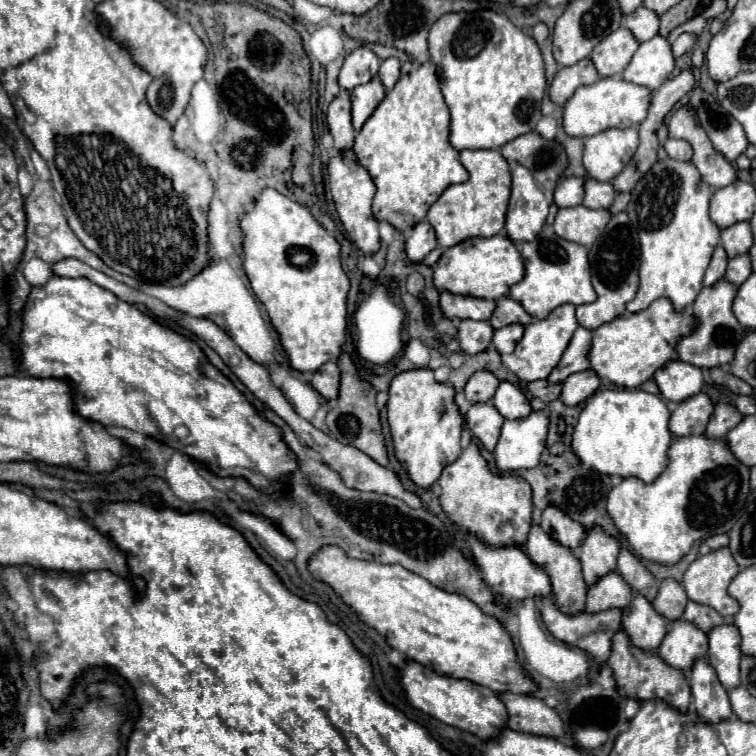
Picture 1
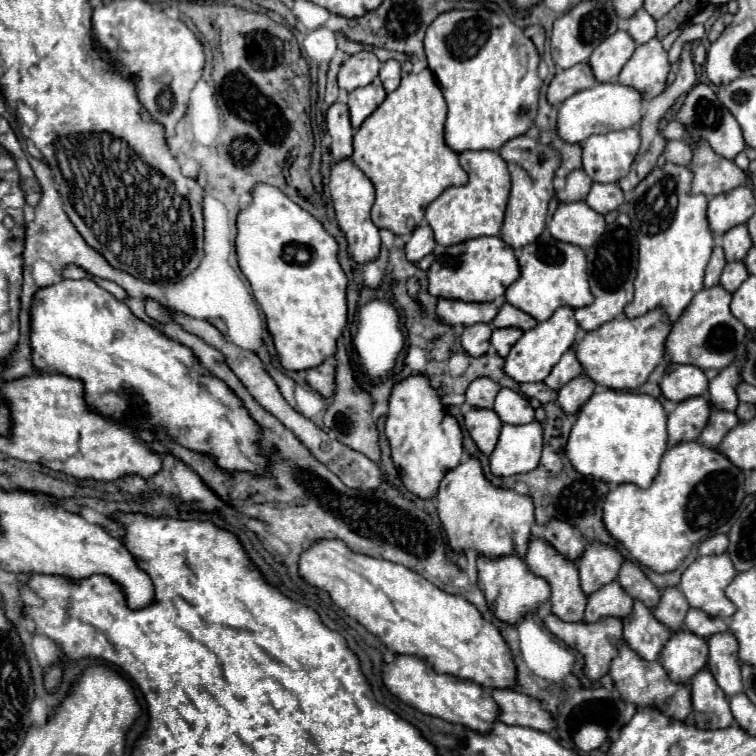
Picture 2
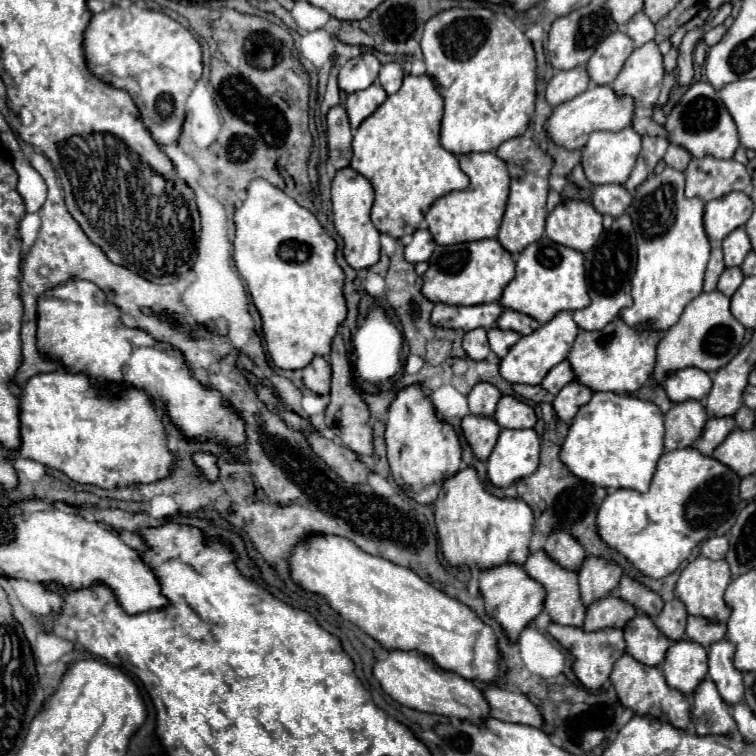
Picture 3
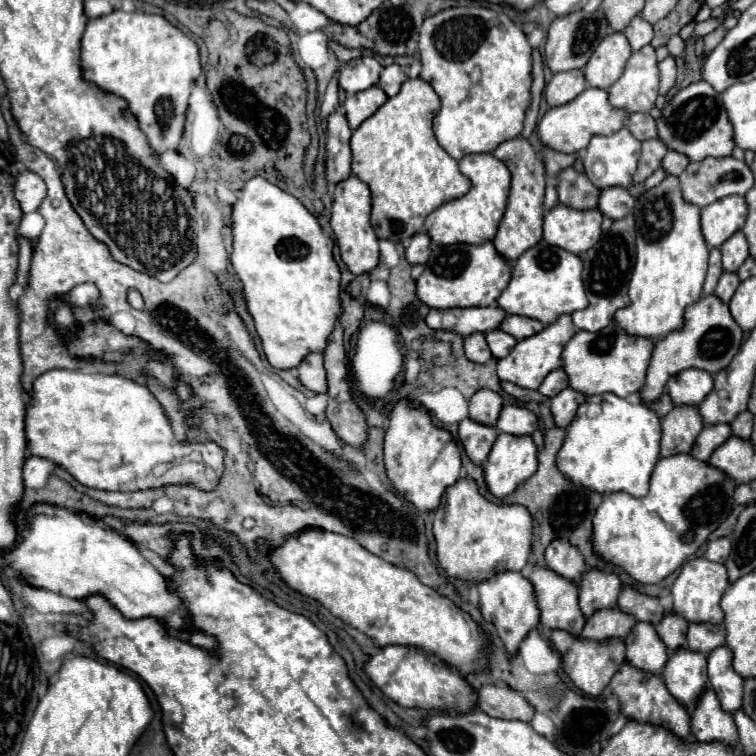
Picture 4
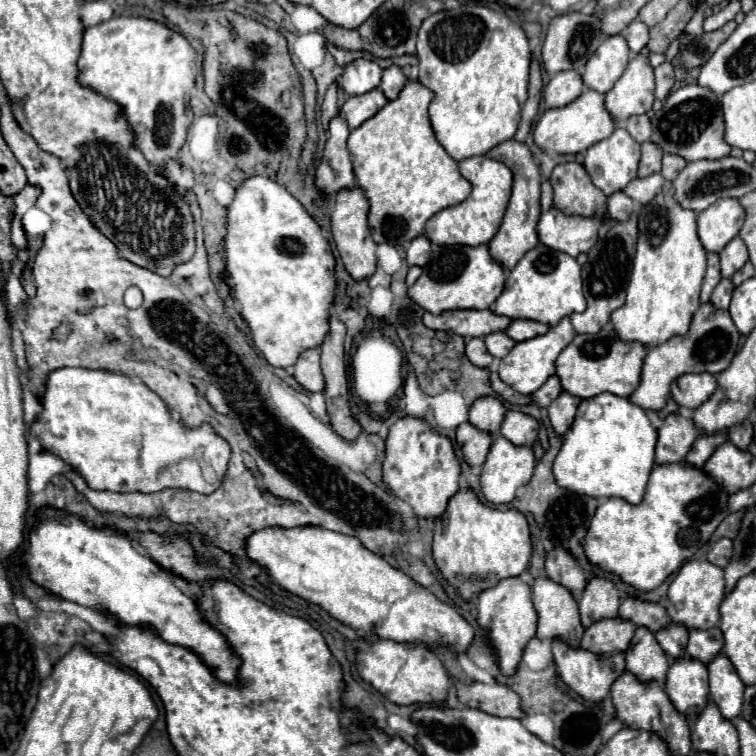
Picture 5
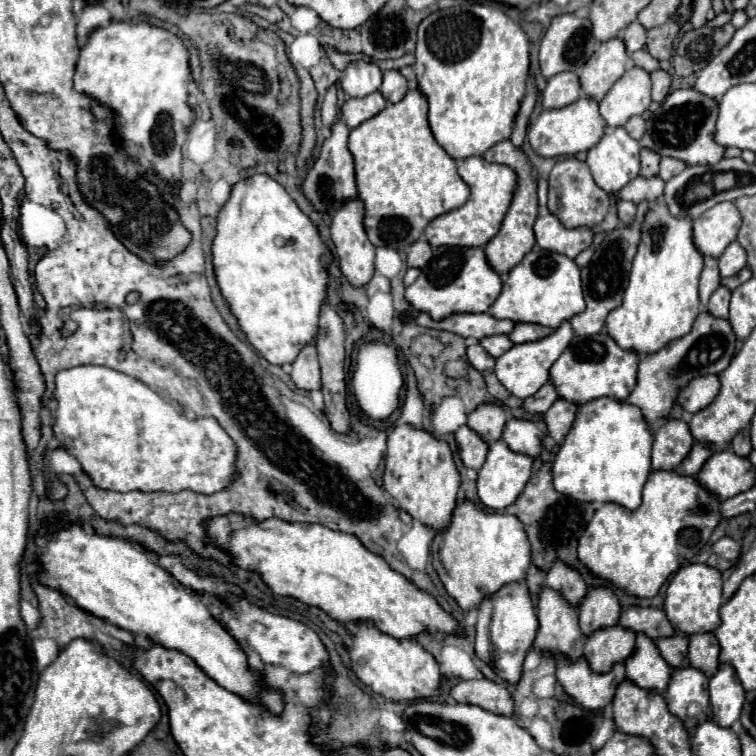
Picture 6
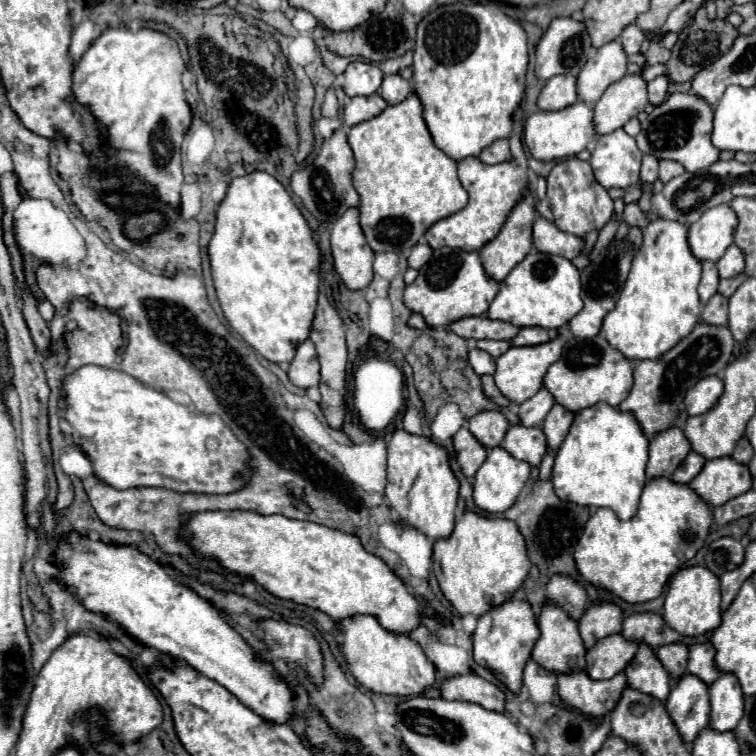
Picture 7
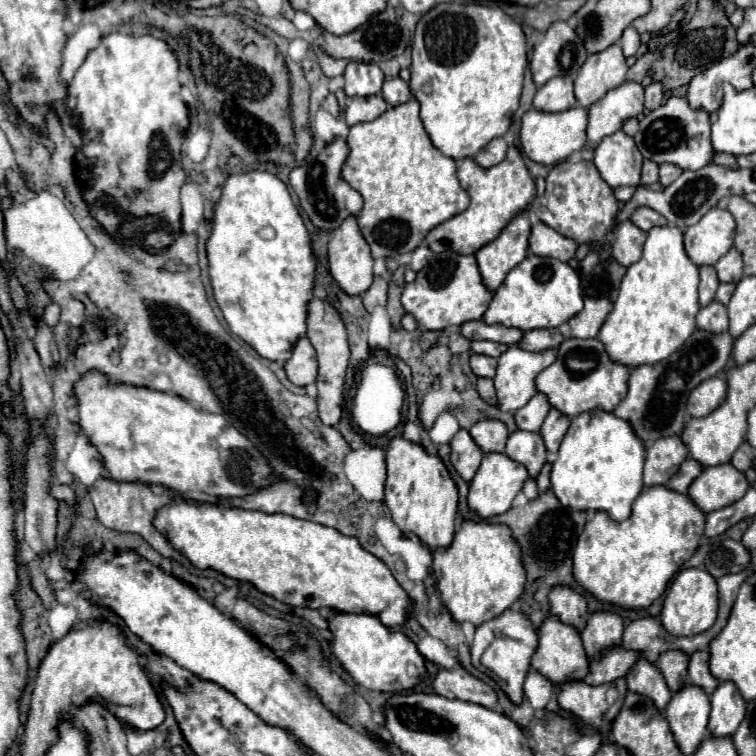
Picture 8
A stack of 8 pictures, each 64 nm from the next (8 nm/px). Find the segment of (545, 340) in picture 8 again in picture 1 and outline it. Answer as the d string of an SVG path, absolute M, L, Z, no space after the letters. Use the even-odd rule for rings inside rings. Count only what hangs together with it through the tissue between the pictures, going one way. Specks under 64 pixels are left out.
M504 296L496 302L496 310L492 312L490 316L490 324L494 328L504 328L508 324L530 324L530 314L526 314L526 310L516 302L512 300L510 296Z

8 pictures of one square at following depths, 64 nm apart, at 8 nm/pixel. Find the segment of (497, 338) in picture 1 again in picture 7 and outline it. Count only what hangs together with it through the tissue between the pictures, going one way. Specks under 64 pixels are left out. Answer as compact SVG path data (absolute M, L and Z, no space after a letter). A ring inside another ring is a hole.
M478 340L476 346L478 346L480 350L486 350L492 358L498 358L498 356L502 356L512 344L510 344L508 340Z

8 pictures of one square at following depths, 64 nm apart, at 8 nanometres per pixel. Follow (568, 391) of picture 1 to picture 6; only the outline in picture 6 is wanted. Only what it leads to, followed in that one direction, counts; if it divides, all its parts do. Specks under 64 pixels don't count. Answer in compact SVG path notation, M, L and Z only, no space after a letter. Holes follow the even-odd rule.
M558 398L550 410L544 414L544 422L546 422L546 428L548 428L548 436L560 444L564 440L564 436L568 434L572 422L574 422L574 416L576 416L576 410L578 406L570 400L564 400L564 398Z

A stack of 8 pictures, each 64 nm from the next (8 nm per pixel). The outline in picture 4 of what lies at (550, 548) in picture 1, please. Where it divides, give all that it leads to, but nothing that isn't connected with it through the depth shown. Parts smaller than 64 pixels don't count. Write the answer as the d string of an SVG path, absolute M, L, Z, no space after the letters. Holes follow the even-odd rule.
M536 562L530 570L530 582L536 588L540 622L548 628L568 630L578 636L584 628L586 618L578 604L576 582L552 572L546 564Z

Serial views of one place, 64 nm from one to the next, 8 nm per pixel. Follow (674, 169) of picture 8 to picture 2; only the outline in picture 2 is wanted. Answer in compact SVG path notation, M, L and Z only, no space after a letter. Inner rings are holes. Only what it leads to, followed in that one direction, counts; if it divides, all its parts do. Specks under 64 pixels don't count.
M670 140L670 142L666 142L664 154L666 154L668 162L688 166L692 160L692 146L686 140Z

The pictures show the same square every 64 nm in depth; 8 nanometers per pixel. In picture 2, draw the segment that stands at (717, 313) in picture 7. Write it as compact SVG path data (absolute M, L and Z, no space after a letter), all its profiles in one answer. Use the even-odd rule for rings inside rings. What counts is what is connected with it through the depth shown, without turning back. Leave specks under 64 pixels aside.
M742 260L728 262L726 268L724 268L724 272L722 272L720 284L722 284L726 290L734 292L734 290L736 290L748 276L750 276L750 274L748 274L748 268L746 268L746 264L744 264Z

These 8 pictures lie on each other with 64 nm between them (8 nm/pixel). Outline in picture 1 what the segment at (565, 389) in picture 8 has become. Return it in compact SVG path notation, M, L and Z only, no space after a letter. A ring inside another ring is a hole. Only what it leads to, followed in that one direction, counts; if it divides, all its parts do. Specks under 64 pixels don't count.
M658 298L654 300L646 310L636 312L636 314L624 314L620 320L612 320L608 324L602 324L600 328L594 330L592 338L592 348L590 348L590 368L596 370L598 376L626 388L638 388L644 384L652 374L662 368L666 362L670 362L676 356L676 346L684 336L690 336L696 330L696 318L690 312L678 312L668 298Z

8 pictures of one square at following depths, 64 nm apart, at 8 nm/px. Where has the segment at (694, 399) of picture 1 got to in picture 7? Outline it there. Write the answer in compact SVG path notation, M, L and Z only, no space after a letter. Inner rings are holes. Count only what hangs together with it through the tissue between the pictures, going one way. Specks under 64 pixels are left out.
M672 426L664 432L658 432L650 440L650 460L646 466L646 474L650 478L658 478L658 476L670 478L686 458L690 448L692 446L688 444L688 438L684 436L682 428Z

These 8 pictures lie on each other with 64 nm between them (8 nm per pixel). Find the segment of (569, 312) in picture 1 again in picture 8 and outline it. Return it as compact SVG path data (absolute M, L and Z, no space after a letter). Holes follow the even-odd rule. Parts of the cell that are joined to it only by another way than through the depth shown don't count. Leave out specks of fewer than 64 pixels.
M510 346L498 358L498 372L494 376L494 386L498 394L498 408L514 412L522 408L538 390L536 376L556 360L556 348L544 352L530 352Z

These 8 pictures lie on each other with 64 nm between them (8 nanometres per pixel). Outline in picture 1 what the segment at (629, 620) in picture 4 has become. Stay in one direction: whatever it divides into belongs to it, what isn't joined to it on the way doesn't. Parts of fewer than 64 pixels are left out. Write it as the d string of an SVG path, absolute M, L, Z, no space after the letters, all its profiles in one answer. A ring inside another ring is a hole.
M612 570L598 578L588 588L588 600L586 600L586 612L600 612L608 608L624 608L632 600L632 588L630 584L620 576L618 570Z

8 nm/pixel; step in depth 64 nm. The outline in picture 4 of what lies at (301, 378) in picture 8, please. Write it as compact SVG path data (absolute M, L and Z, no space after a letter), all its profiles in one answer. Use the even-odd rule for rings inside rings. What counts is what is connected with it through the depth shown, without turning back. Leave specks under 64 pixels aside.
M314 352L310 356L306 356L306 360L298 366L298 372L300 372L300 380L302 384L316 392L316 394L322 394L328 390L328 376L326 376L326 368L324 368L324 358L320 352Z

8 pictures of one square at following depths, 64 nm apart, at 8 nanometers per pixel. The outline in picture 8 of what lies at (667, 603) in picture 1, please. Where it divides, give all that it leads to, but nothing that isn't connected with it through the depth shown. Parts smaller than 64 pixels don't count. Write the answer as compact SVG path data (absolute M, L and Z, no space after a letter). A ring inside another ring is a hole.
M668 650L662 652L656 666L662 670L666 684L672 692L680 688L680 684L688 682L688 656L682 650Z

